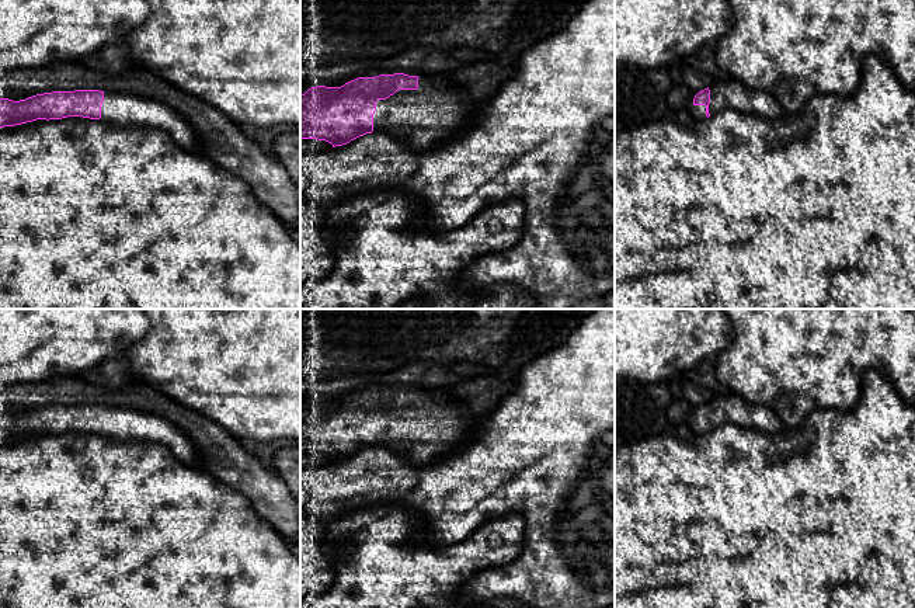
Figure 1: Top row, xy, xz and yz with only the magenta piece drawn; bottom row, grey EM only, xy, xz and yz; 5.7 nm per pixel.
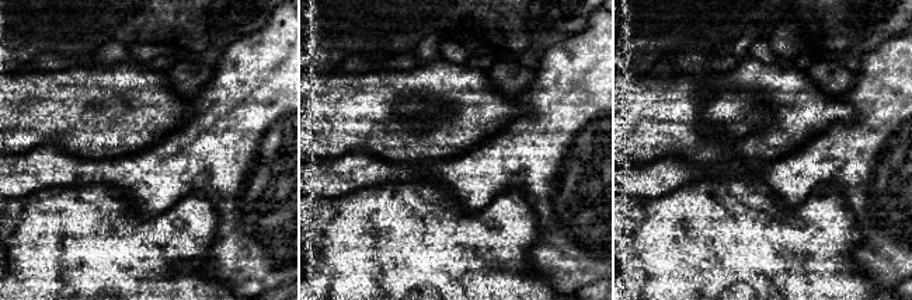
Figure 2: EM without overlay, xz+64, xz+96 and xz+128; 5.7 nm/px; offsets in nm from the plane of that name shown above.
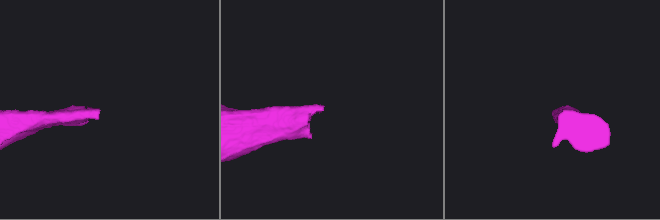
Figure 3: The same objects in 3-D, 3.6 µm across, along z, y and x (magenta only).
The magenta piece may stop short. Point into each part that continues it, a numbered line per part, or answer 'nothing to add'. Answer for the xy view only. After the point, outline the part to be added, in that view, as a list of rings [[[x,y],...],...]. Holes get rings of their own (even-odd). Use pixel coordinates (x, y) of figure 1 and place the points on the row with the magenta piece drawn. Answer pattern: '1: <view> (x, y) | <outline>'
1: xy (125, 110) | [[[104,91],[100,119],[121,126],[149,125],[166,129],[182,149],[199,153],[194,128],[174,108],[163,103]]]

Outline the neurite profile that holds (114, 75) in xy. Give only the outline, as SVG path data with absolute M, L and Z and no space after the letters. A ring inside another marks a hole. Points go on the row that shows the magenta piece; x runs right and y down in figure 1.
M114 56L84 58L93 79L105 90L154 100L174 108L196 135L199 153L244 180L257 199L286 227L300 220L300 194L286 168L265 153L227 115L203 100L177 88L161 77Z

